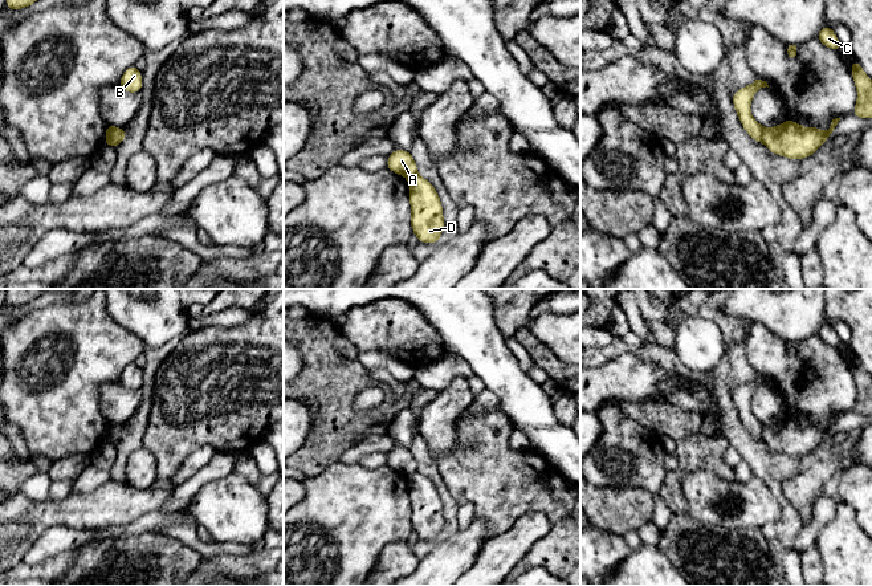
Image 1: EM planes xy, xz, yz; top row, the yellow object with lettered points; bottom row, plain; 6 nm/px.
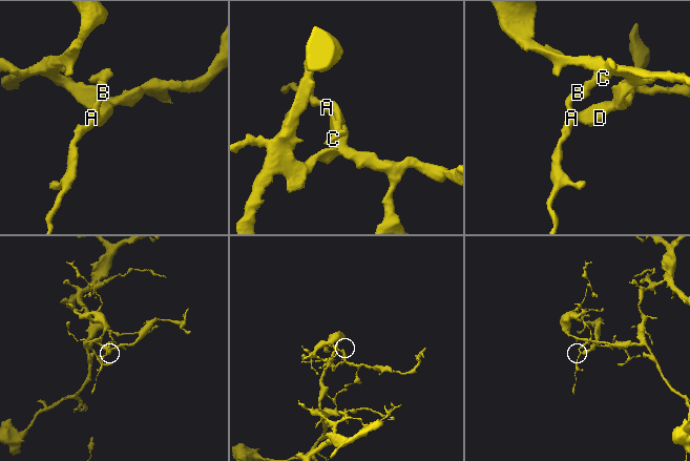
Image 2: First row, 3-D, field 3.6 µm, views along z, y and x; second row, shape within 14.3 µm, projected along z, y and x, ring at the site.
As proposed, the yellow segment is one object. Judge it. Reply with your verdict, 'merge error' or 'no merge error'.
merge error

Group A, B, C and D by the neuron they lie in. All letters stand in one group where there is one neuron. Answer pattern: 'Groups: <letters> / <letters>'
Groups: A B C / D

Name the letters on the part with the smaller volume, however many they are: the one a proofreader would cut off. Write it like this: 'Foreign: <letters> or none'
Foreign: A, B, C

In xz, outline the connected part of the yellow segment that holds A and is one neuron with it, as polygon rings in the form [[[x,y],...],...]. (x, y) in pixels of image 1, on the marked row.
[[[394,150],[387,159],[386,167],[407,179],[417,175],[417,167],[409,151]]]

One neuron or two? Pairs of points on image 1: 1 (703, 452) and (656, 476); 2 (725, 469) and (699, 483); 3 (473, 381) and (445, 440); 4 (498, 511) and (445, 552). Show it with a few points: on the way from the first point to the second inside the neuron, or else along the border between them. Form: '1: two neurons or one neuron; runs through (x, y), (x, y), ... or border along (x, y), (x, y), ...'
1: two neurons; border along (668, 472), (657, 493)
2: two neurons; border along (724, 477), (730, 481), (736, 480)
3: two neurons; border along (465, 378), (469, 390), (475, 395)
4: two neurons; border along (476, 515), (484, 523), (489, 537)

